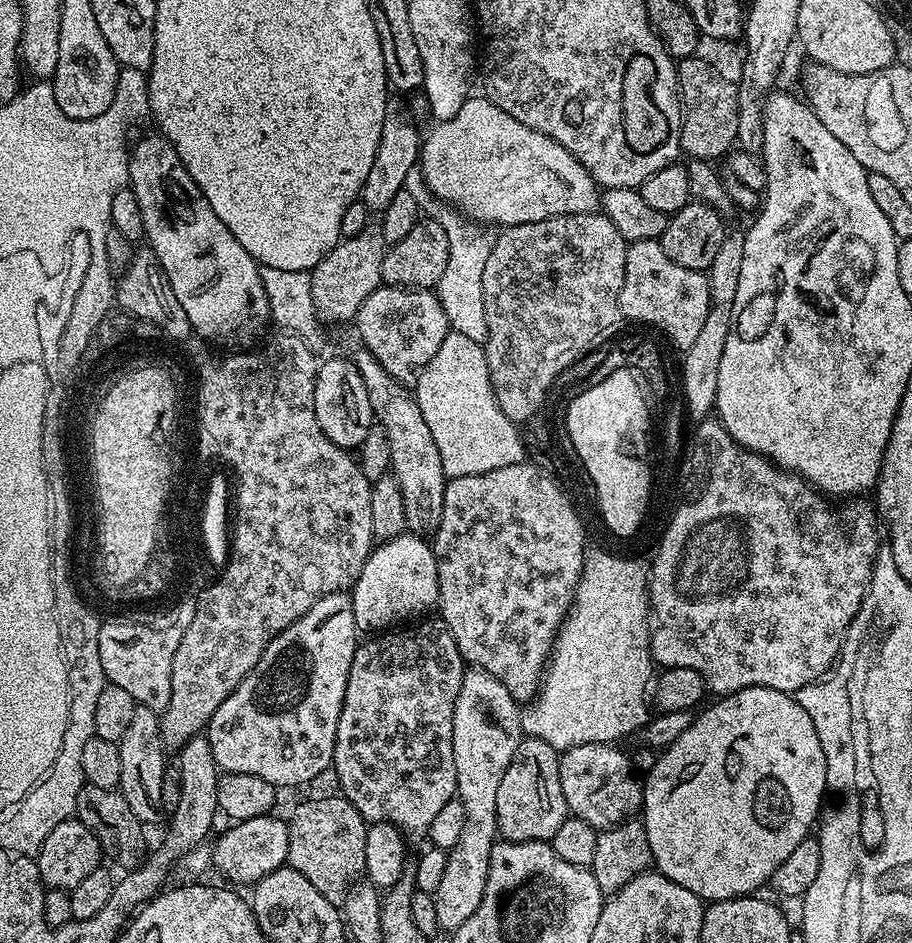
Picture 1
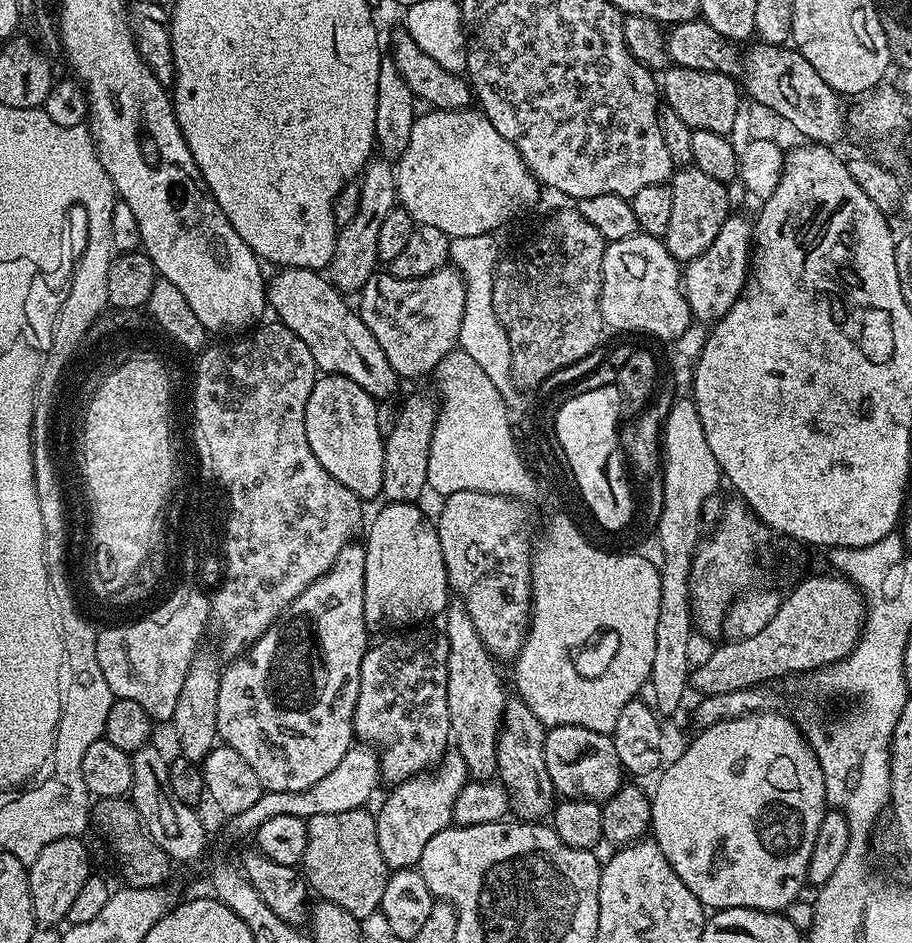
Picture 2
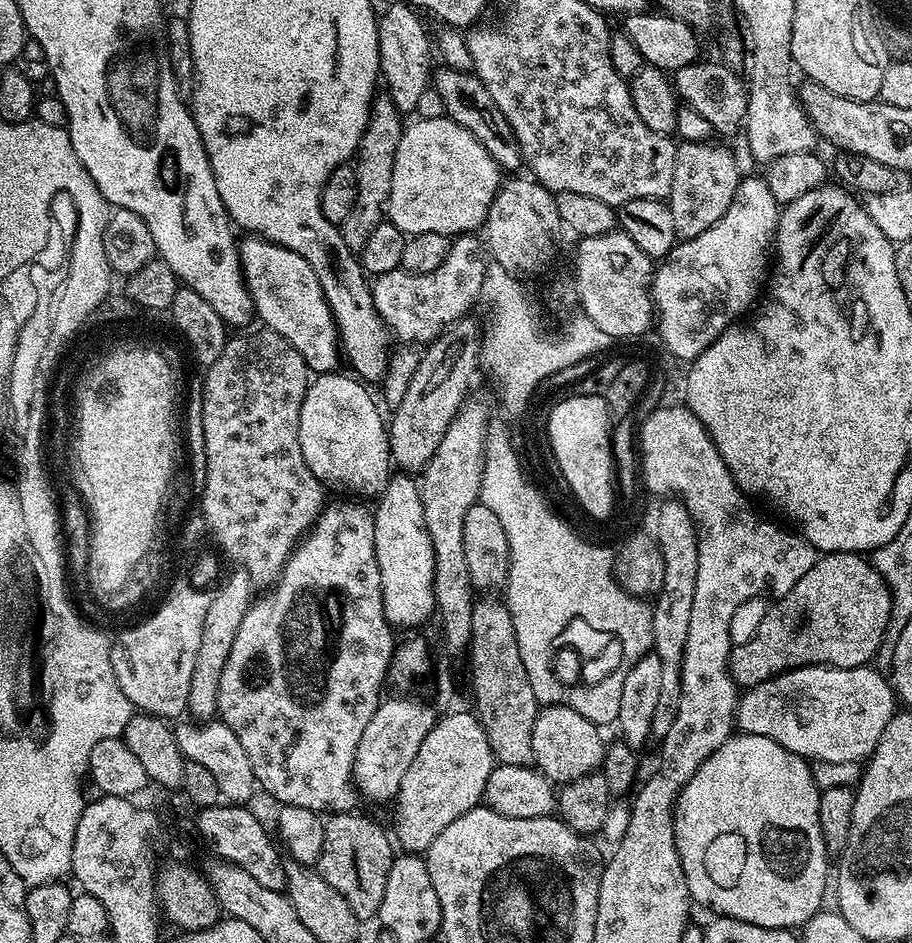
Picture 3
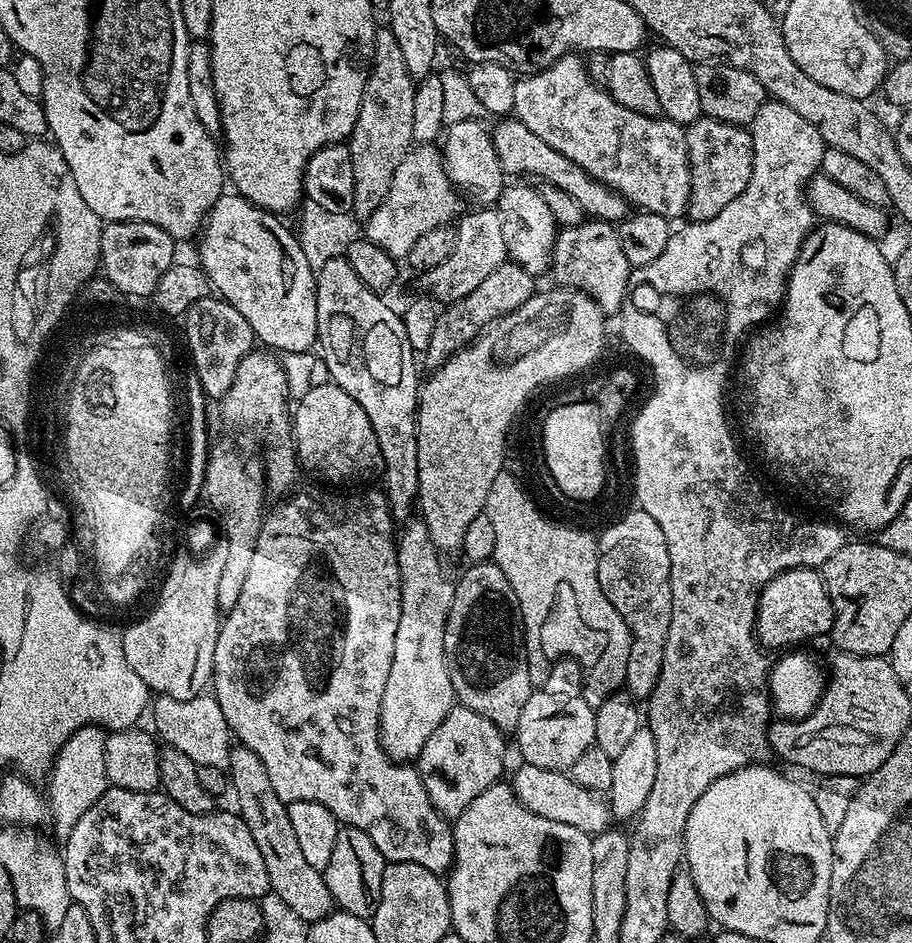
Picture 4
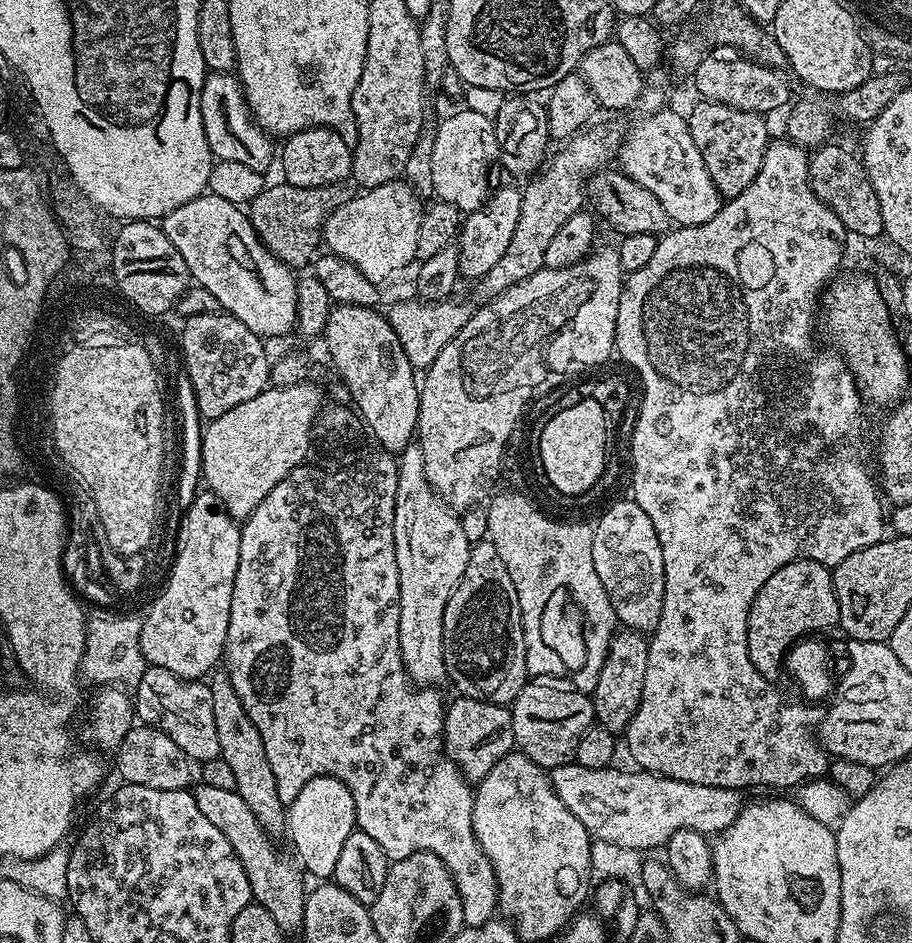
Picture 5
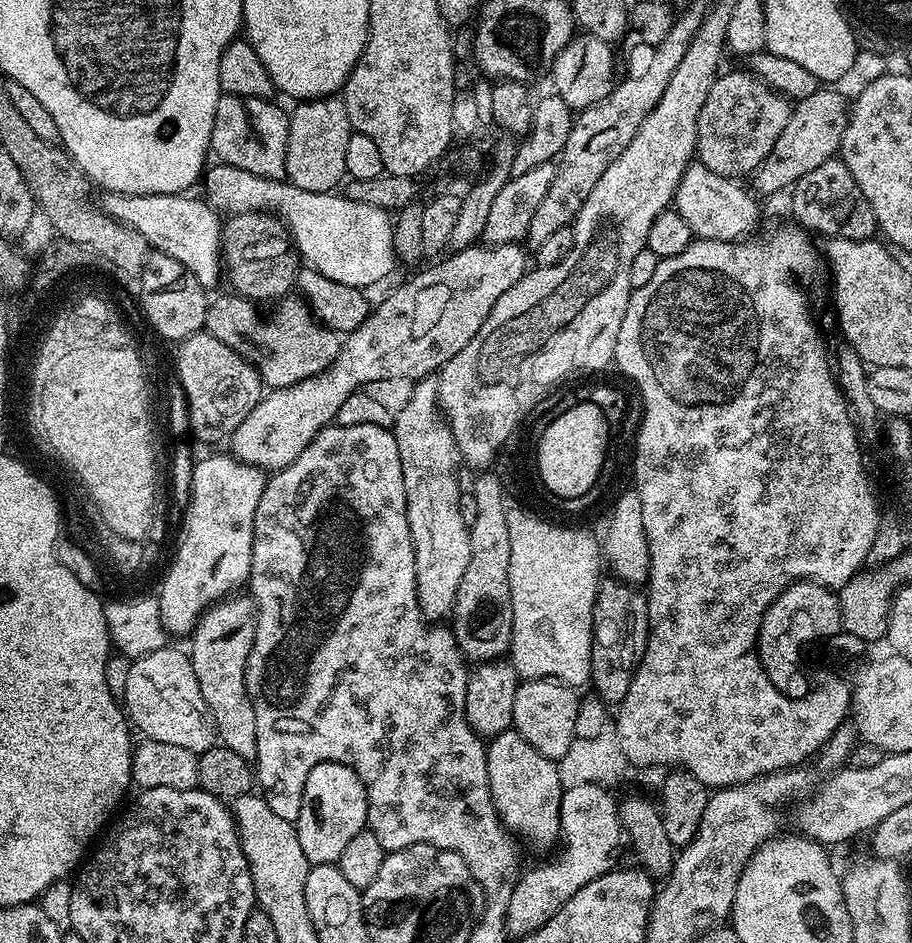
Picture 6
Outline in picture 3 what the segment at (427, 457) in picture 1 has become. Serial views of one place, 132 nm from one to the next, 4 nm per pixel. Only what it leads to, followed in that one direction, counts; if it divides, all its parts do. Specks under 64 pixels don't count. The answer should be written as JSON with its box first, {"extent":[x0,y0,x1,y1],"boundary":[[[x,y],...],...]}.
{"extent":[239,234,342,373],"boundary":[[[251,234],[245,235],[239,246],[244,281],[252,295],[256,316],[264,323],[261,325],[269,332],[282,334],[282,338],[302,354],[313,373],[335,373],[336,363],[342,360],[340,335],[332,316],[333,305],[329,304],[310,262],[294,250]]]}

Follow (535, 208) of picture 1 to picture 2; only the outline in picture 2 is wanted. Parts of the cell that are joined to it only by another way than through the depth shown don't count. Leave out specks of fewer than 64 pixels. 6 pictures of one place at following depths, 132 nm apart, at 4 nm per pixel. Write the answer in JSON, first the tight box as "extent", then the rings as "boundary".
{"extent":[394,110,542,238],"boundary":[[[433,110],[426,114],[425,117],[417,116],[414,126],[410,130],[410,142],[406,144],[406,150],[401,154],[400,159],[395,161],[394,171],[396,174],[396,194],[399,207],[407,210],[417,224],[438,226],[438,230],[442,230],[450,238],[495,233],[497,231],[495,228],[502,227],[511,216],[516,216],[523,208],[530,207],[539,198],[540,192],[542,193],[541,185],[538,183],[536,176],[528,169],[526,162],[518,154],[516,147],[506,138],[502,138],[502,134],[498,134],[498,130],[494,130],[494,126],[479,110],[461,110],[459,112]]]}

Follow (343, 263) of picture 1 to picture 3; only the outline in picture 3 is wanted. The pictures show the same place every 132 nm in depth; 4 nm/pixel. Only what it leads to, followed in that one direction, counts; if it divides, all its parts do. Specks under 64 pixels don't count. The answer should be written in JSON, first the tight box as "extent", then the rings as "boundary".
{"extent":[339,94,406,254],"boundary":[[[380,94],[373,99],[372,113],[354,157],[358,198],[354,198],[354,210],[350,210],[350,218],[346,218],[346,222],[339,225],[346,246],[351,252],[359,254],[362,246],[366,246],[366,238],[370,238],[374,226],[385,223],[390,182],[394,182],[394,154],[406,127],[405,121],[400,120],[403,120],[402,113],[397,110],[390,97]]]}

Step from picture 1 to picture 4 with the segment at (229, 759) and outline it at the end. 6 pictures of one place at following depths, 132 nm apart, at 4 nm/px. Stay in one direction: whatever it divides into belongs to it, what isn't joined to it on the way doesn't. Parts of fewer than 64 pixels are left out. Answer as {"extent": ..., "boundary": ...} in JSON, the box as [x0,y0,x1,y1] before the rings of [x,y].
{"extent":[211,490,454,873],"boundary":[[[380,490],[360,492],[357,496],[339,496],[336,492],[299,492],[277,503],[280,505],[265,515],[264,525],[258,534],[258,546],[254,546],[254,559],[246,573],[246,583],[242,586],[242,595],[232,608],[227,609],[220,626],[218,642],[214,646],[211,691],[218,706],[222,706],[222,718],[226,718],[233,737],[262,758],[270,774],[270,783],[284,804],[318,802],[326,806],[326,810],[330,810],[341,825],[370,834],[385,861],[394,864],[414,862],[418,866],[426,866],[426,870],[431,872],[447,873],[454,856],[453,825],[430,802],[430,794],[426,794],[426,786],[415,767],[404,762],[390,762],[380,744],[382,690],[386,690],[390,662],[394,662],[394,634],[398,634],[400,617],[400,567],[396,557],[398,540],[394,532],[392,536],[394,519],[388,508],[388,500]]]}

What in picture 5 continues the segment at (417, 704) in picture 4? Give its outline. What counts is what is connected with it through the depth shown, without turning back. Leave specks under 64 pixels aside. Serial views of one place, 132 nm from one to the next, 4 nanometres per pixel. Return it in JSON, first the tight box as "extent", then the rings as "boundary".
{"extent":[394,442,470,686],"boundary":[[[413,442],[399,453],[398,490],[394,498],[394,550],[398,558],[398,582],[400,583],[400,617],[398,618],[398,646],[402,650],[402,662],[408,671],[408,679],[420,686],[444,684],[448,671],[444,661],[444,631],[442,618],[446,614],[446,602],[464,577],[470,545],[462,534],[460,517],[448,503],[430,486],[426,478],[426,462],[422,462],[419,443]]]}

